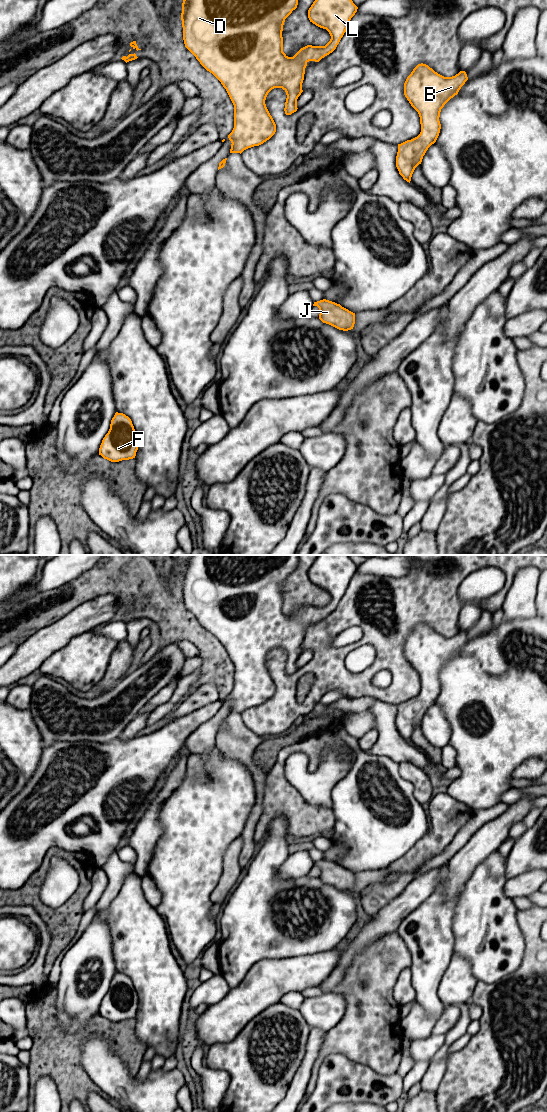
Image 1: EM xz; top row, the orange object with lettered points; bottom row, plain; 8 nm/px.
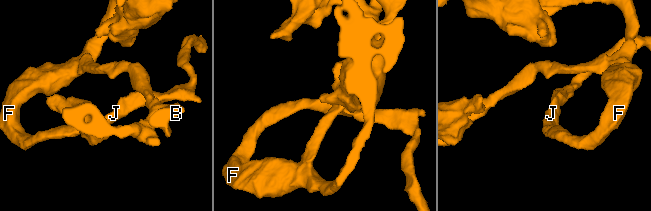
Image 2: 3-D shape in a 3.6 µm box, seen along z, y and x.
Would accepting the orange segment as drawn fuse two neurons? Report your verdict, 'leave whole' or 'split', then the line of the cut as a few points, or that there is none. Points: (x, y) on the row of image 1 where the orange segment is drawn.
leave whole; cut none

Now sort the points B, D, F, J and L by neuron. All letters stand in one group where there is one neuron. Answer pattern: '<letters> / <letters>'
B D F J L

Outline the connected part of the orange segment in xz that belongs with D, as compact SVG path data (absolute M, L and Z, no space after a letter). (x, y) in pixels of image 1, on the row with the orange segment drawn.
M183 0L181 20L185 47L221 82L234 105L234 128L228 135L232 143L230 153L241 154L248 148L263 144L275 134L276 124L265 104L272 89L282 88L286 92L286 115L297 111L307 63L319 62L336 49L358 9L352 0L315 0L308 10L308 18L316 26L326 29L331 39L325 46L307 45L293 57L288 57L283 52L283 25L297 5L298 0Z

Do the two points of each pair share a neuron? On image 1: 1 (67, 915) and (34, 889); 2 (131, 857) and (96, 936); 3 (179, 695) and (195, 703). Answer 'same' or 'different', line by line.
1: same
2: different
3: different

